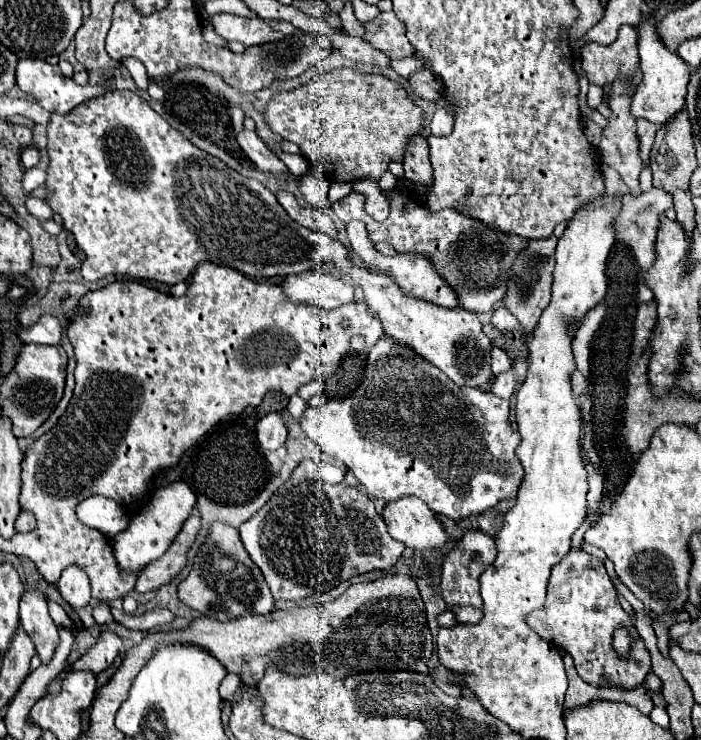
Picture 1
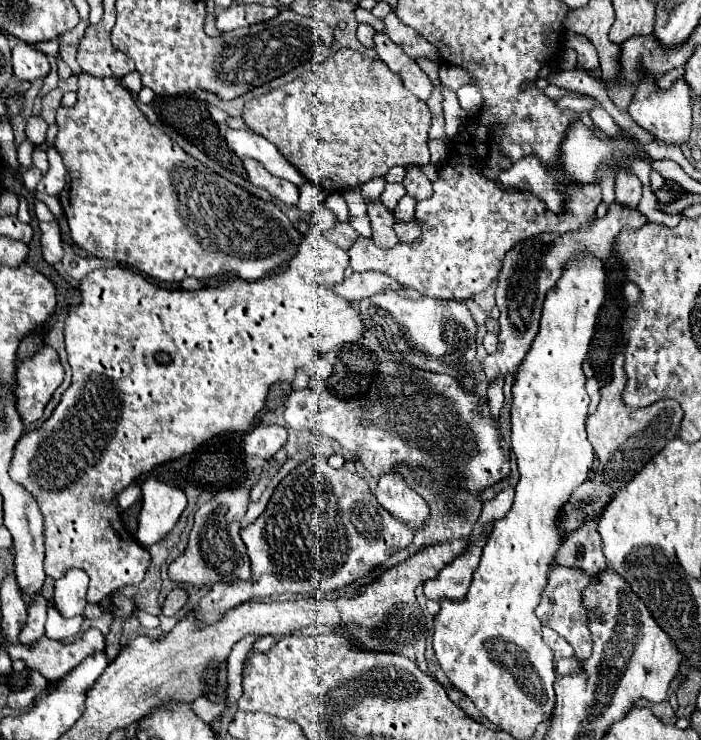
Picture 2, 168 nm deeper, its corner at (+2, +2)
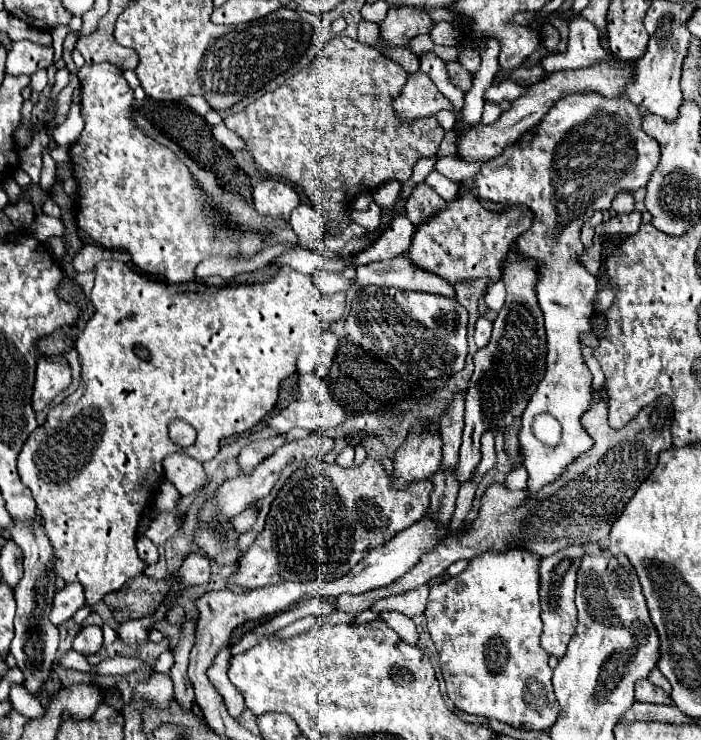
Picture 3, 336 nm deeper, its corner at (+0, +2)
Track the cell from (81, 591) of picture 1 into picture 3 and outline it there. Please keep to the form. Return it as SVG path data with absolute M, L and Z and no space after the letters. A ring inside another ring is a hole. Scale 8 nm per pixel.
M79 583L65 585L55 593L53 615L51 615L53 625L61 625L67 619L71 619L73 613L77 613L77 609L81 609L83 605L85 605L85 589Z

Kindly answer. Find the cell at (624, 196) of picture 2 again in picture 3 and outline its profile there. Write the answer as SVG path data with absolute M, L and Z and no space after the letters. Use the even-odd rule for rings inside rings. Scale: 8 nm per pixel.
M621 191L617 193L617 197L613 199L613 209L617 213L631 213L635 211L635 197L631 191Z

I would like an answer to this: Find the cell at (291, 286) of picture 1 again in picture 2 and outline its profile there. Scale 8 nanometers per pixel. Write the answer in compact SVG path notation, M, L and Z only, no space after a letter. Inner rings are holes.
M365 271L365 273L353 273L349 279L345 279L343 283L335 285L333 291L343 297L343 299L355 299L361 301L365 297L371 297L375 293L387 291L387 289L401 289L403 285L399 285L395 279L379 273L379 271Z

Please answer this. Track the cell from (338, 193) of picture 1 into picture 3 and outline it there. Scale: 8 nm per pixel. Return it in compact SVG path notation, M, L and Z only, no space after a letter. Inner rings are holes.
M299 204L291 211L291 225L299 237L299 245L317 251L325 259L335 259L337 253L329 251L323 243L323 221L317 213L307 204Z

